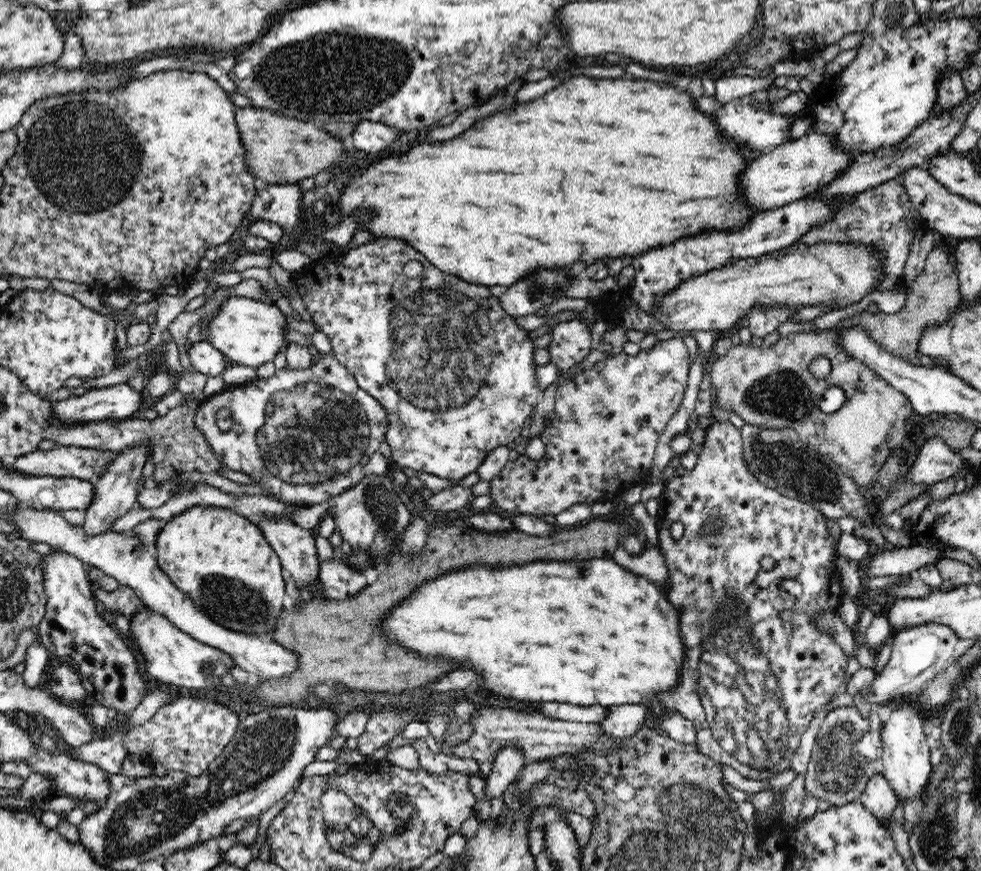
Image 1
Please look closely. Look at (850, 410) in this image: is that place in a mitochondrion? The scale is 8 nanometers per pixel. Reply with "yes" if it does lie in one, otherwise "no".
no

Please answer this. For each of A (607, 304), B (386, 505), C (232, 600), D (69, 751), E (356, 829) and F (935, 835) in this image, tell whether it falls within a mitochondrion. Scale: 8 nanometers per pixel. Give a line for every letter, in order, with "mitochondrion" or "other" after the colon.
A: other
B: mitochondrion
C: mitochondrion
D: other
E: mitochondrion
F: mitochondrion

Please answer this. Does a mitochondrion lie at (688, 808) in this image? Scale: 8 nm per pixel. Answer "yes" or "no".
yes

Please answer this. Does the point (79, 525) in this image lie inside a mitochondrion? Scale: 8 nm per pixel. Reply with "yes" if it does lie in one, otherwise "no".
no

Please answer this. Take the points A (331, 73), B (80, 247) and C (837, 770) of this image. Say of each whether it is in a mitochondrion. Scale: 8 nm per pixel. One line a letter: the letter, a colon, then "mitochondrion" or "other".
A: mitochondrion
B: other
C: mitochondrion

